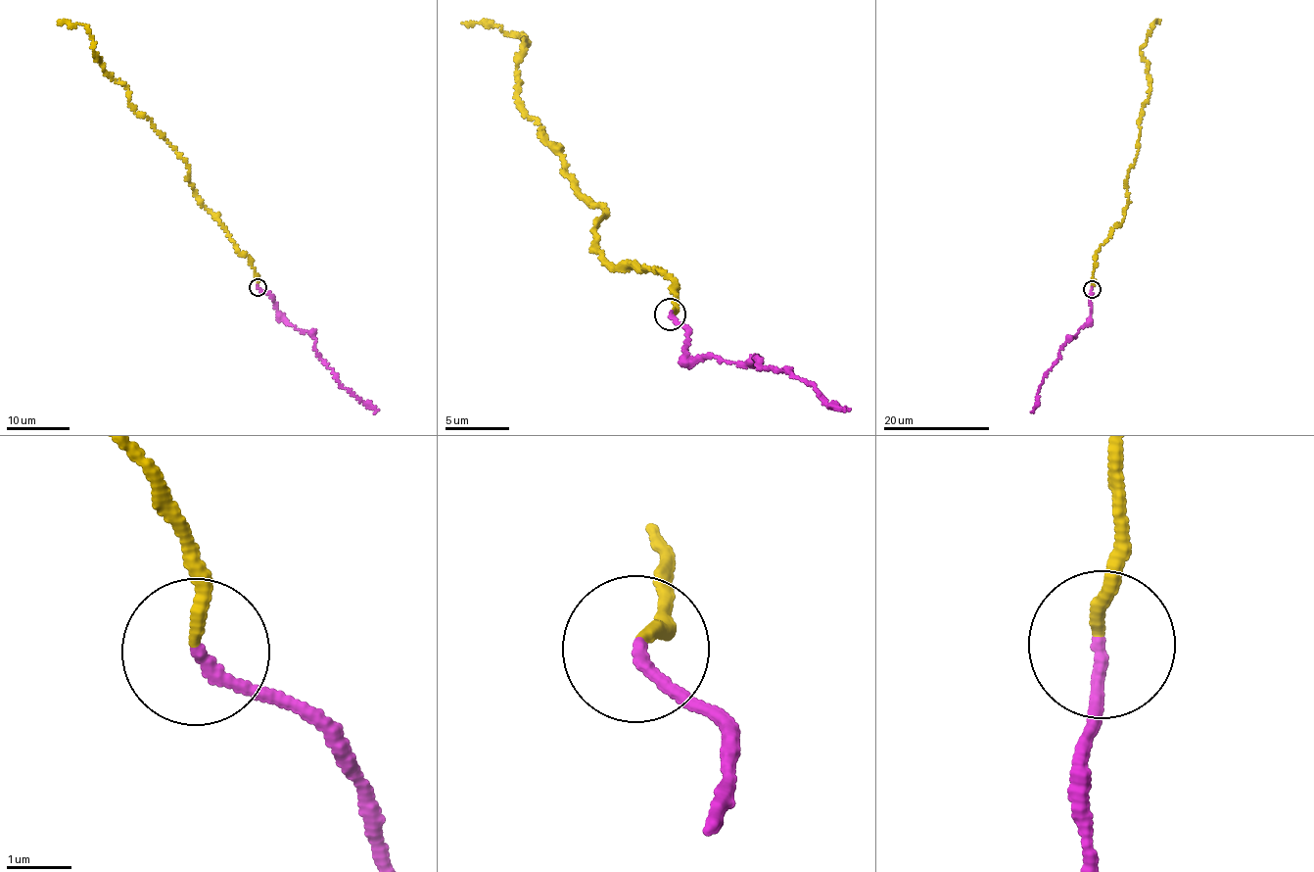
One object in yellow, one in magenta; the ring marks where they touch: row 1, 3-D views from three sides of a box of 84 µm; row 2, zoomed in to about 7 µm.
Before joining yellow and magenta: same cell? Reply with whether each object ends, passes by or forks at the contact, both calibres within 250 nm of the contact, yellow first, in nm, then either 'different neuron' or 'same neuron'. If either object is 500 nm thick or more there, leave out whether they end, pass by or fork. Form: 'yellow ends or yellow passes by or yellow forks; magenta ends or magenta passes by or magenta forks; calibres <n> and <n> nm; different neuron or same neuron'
yellow ends; magenta ends; calibres 190 and 170 nm; same neuron

